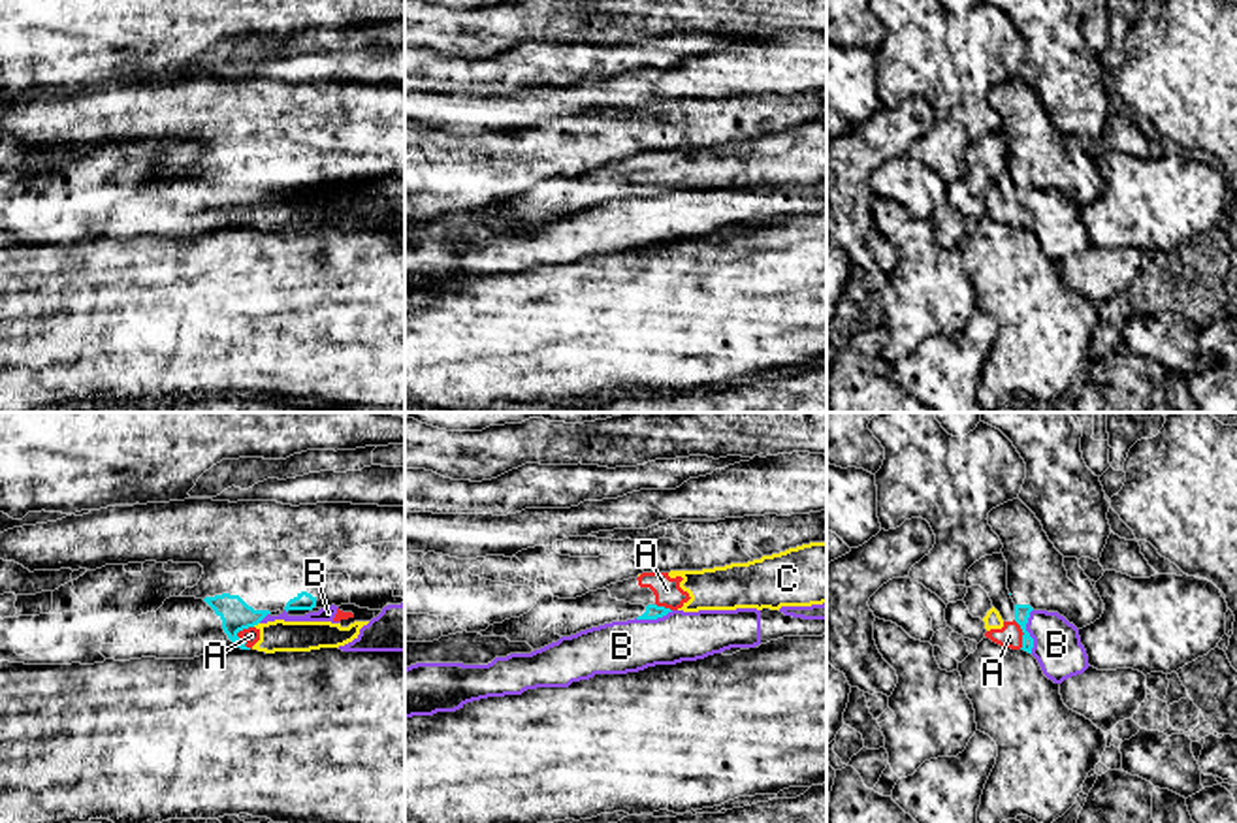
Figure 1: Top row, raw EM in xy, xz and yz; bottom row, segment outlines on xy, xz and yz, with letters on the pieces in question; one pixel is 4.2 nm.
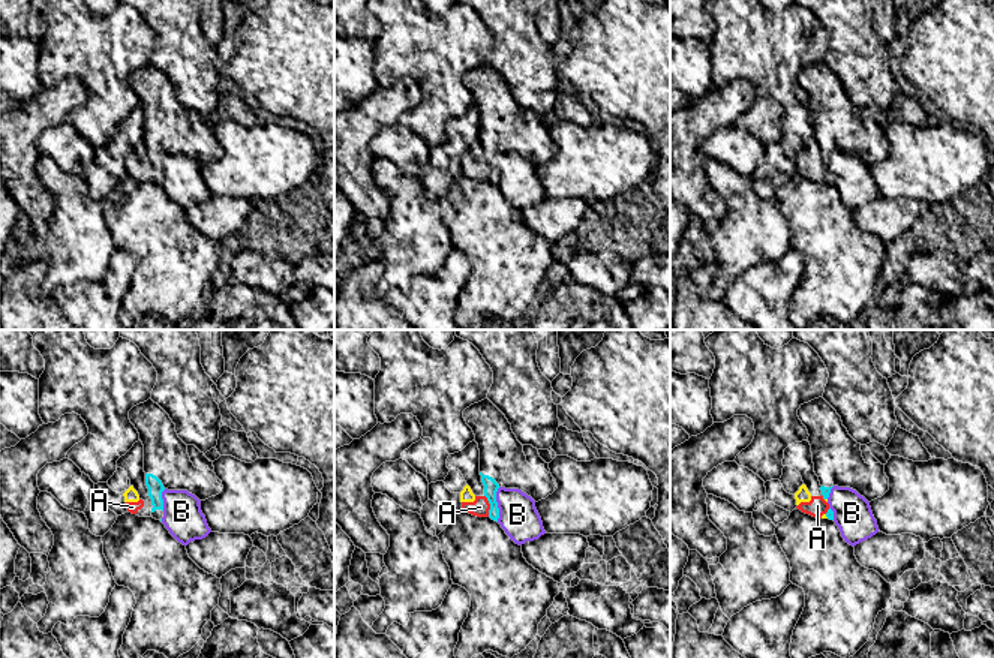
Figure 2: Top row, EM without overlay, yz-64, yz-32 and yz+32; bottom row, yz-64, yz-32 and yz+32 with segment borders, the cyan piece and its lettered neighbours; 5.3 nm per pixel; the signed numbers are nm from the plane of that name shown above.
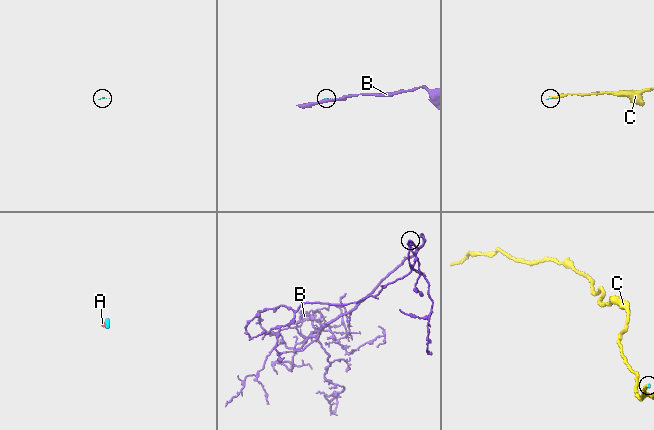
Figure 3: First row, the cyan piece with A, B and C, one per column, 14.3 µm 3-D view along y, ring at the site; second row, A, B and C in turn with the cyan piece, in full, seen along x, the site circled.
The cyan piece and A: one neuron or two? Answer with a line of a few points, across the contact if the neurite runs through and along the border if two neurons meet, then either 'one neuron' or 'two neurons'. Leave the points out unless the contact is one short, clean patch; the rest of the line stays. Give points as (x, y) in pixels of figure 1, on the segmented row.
one neuron

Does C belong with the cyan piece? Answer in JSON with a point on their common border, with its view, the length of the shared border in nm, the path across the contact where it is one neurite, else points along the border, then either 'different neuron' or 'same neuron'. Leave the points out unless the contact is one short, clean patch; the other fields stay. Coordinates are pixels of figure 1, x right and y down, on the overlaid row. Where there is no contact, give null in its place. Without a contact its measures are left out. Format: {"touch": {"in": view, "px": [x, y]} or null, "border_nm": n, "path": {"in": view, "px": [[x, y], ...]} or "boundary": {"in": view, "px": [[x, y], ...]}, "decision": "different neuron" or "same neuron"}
{"touch": {"in": "xy", "px": [255, 624]}, "border_nm": 40, "boundary": {"in": "xy", "px": [[258, 622], [253, 626]]}, "decision": "different neuron"}

